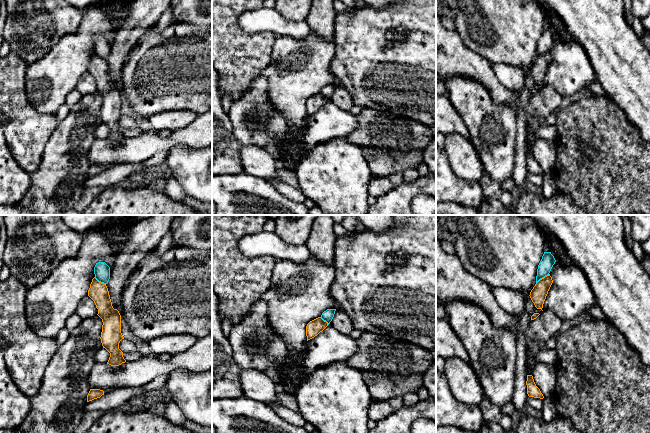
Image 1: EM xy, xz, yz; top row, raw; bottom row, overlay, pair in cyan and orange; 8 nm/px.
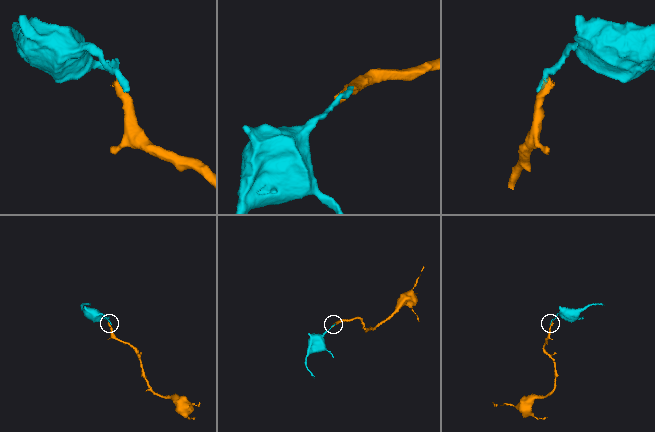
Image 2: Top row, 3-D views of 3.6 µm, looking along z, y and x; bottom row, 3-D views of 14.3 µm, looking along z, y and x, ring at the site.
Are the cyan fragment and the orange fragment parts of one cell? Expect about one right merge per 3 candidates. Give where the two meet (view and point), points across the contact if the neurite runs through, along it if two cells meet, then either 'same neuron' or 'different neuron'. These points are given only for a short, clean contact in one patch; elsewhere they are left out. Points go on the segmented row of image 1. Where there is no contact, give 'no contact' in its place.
yz (542, 277) | along yz (549, 274), (542, 277), (536, 283) | different neuron

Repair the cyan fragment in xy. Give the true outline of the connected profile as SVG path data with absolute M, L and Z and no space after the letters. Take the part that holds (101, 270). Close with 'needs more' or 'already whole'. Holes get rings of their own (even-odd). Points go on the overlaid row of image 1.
M98 262L94 267L95 278L104 284L110 279L110 267L105 262Z; already whole

